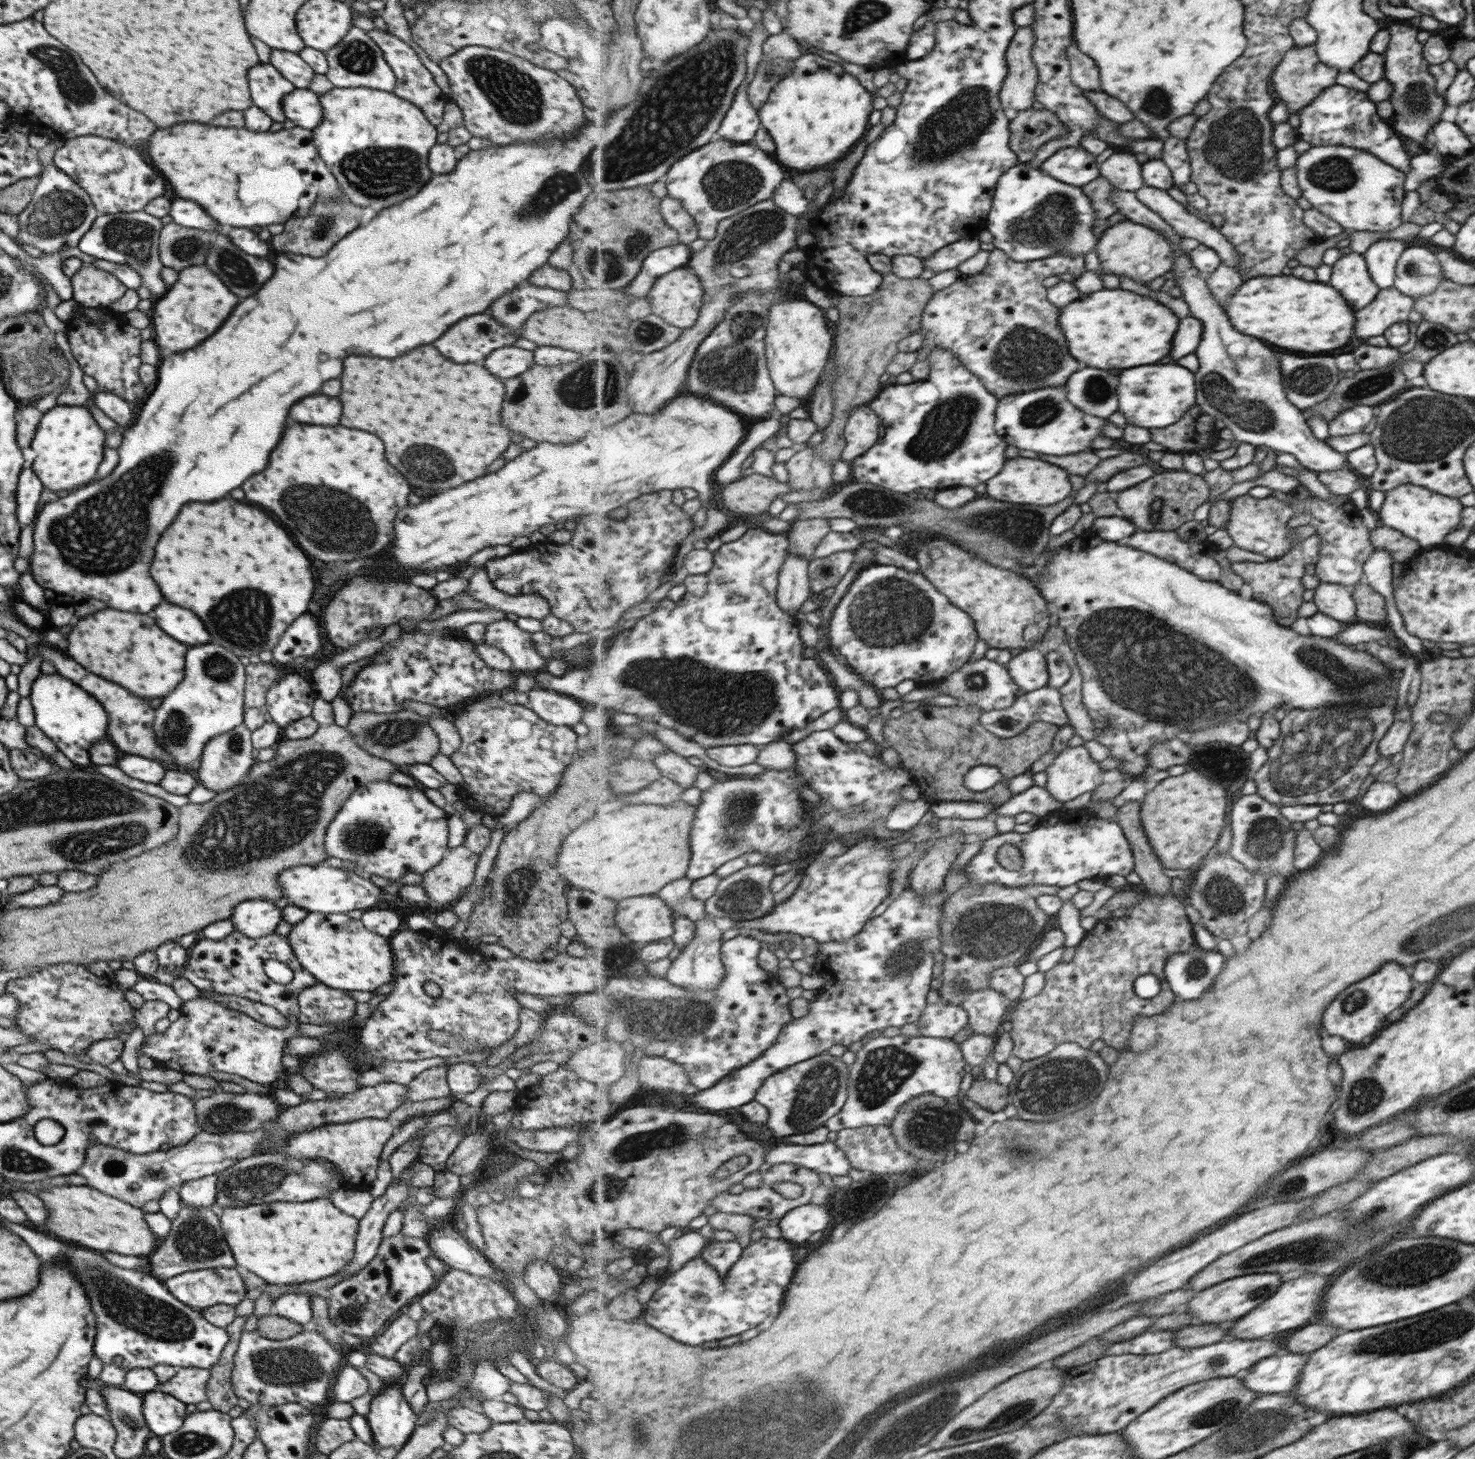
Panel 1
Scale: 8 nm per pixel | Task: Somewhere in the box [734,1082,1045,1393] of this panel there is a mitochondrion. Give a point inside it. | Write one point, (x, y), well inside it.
(931, 1127)

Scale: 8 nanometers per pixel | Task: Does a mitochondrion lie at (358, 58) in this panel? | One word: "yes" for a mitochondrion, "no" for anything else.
yes

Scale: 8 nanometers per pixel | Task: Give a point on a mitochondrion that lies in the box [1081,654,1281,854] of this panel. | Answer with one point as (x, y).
(1218, 746)

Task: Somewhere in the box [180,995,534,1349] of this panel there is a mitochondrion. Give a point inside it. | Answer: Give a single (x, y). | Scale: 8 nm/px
(259, 1181)

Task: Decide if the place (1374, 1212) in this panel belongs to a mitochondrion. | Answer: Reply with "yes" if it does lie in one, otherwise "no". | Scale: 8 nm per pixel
yes

